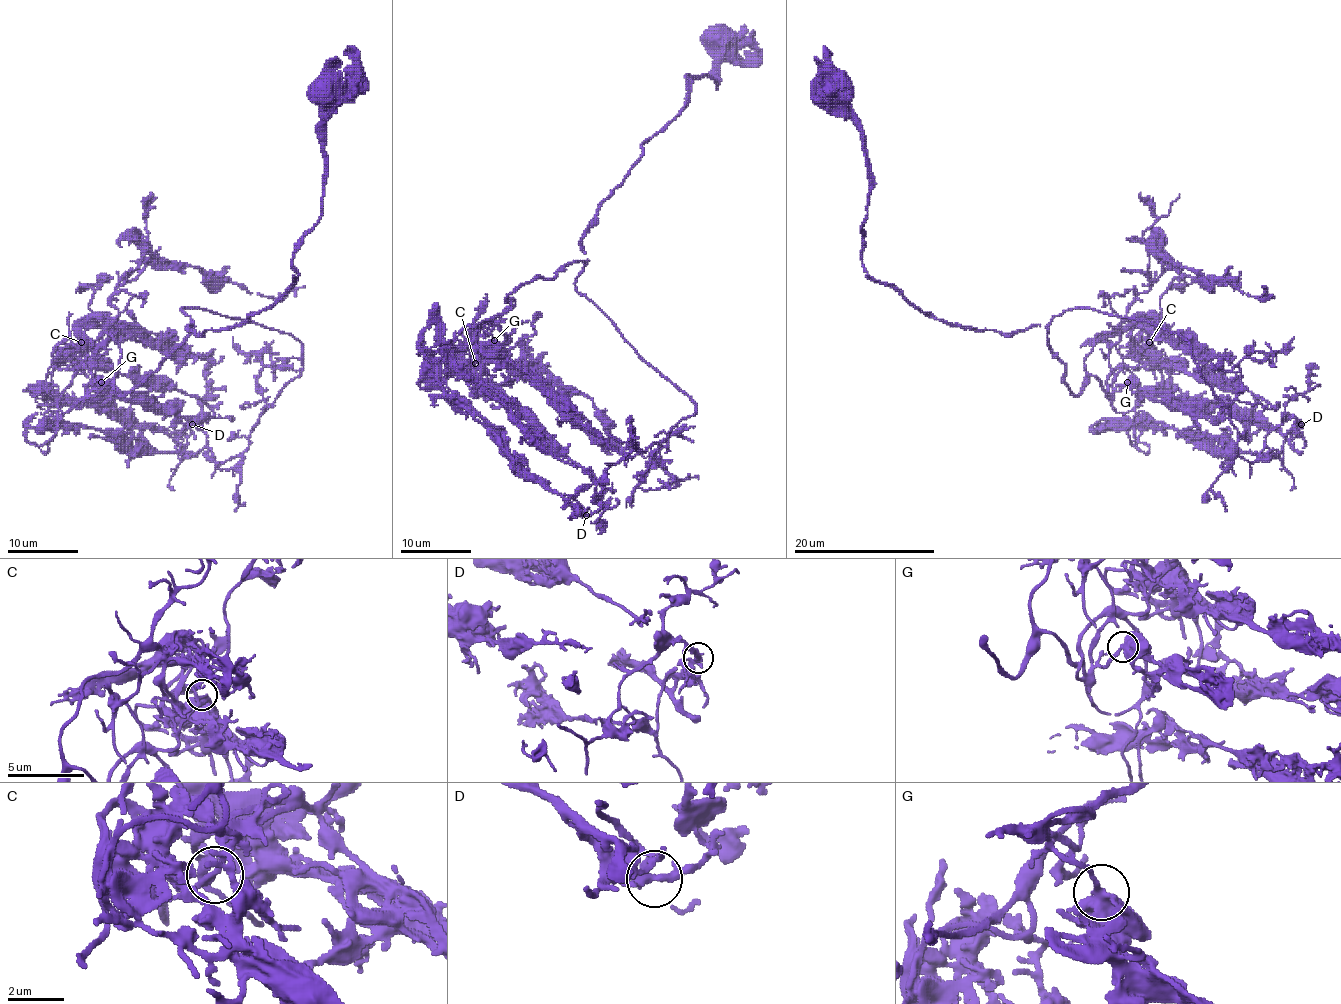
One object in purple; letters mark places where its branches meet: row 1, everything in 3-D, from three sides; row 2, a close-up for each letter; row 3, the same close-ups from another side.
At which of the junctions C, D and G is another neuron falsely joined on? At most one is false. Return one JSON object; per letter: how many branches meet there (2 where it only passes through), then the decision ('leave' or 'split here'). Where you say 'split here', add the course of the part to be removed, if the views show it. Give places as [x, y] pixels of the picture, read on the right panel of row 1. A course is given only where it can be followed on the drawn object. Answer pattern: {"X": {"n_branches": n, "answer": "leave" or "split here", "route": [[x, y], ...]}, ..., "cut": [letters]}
{"C": {"n_branches": 3, "answer": "leave"}, "D": {"n_branches": 3, "answer": "leave"}, "G": {"n_branches": 3, "answer": "leave"}, "cut": []}

